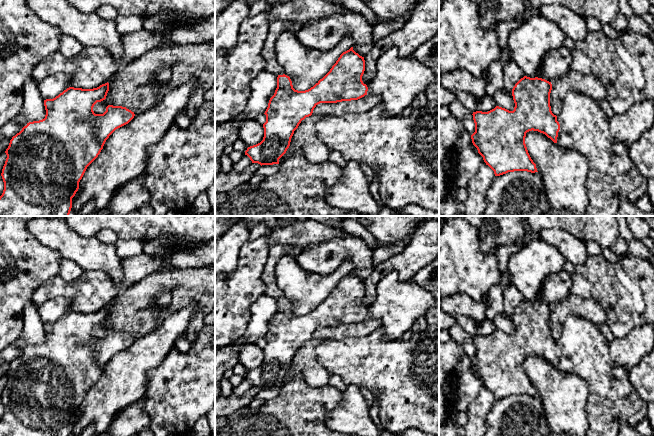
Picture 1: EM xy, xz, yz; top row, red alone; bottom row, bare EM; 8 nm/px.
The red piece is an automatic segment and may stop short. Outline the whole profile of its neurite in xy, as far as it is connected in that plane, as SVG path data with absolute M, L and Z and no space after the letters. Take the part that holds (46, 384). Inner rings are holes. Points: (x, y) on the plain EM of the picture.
M109 307L100 309L93 313L82 313L69 311L56 320L53 323L44 324L44 330L46 334L45 342L39 345L33 345L27 347L22 354L12 361L9 370L5 377L7 379L5 388L2 393L2 403L4 406L4 414L0 420L0 436L70 436L72 432L72 422L75 420L79 413L79 406L82 403L87 391L98 381L106 364L109 360L118 352L128 348L135 340L134 336L122 330L108 329L106 335L103 338L95 338L93 331L97 326L101 326L106 323L109 315Z

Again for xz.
M351 271L343 276L330 295L313 311L305 315L293 312L289 300L277 301L277 312L265 335L263 364L245 375L252 387L279 388L279 383L290 370L299 348L312 339L320 327L358 324L367 319L368 311L362 305L364 281Z

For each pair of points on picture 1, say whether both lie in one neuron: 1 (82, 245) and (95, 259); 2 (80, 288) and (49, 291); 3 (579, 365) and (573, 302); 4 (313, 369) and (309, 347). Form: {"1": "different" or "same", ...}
{"1": "same", "2": "same", "3": "different", "4": "same"}

